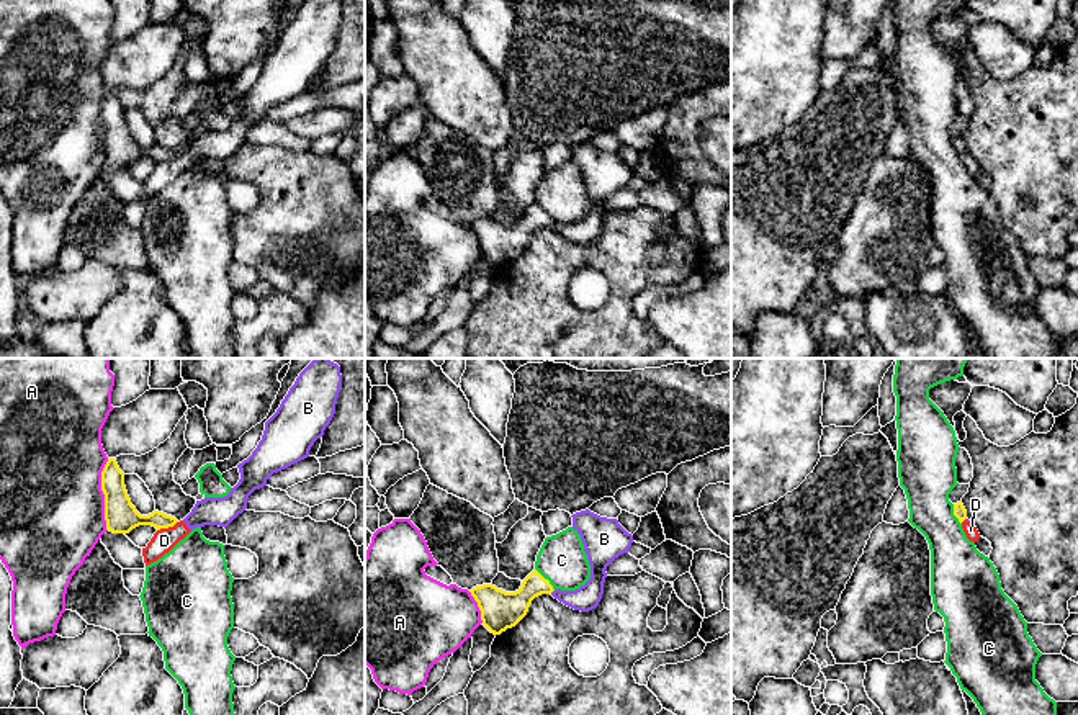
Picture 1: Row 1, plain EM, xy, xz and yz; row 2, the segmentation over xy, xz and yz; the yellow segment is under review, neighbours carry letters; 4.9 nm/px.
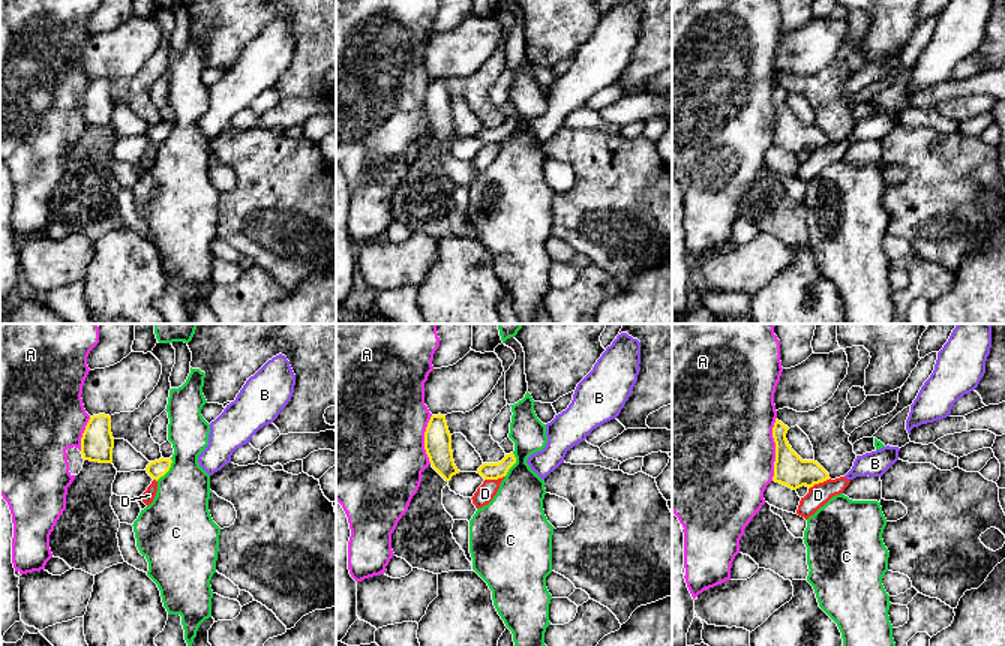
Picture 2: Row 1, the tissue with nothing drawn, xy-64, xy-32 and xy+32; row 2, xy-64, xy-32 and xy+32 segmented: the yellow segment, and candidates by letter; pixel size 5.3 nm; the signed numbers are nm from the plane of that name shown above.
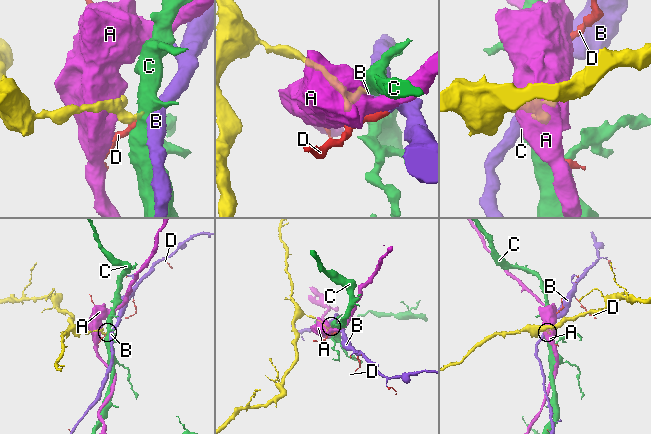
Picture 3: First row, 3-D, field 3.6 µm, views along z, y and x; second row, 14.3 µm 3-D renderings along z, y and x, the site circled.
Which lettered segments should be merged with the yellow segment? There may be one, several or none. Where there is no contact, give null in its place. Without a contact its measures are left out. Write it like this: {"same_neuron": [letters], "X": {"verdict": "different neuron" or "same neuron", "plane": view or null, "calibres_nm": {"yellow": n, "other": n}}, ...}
{"same_neuron": [], "A": {"verdict": "different neuron", "plane": "xy", "calibres_nm": {"yellow": 160, "other": 500}}, "B": {"verdict": "different neuron", "plane": "xz", "calibres_nm": {"yellow": 180, "other": 120}}, "C": {"verdict": "different neuron", "plane": "xz", "calibres_nm": {"yellow": 180, "other": 240}}, "D": {"verdict": "different neuron", "plane": "xy", "calibres_nm": {"yellow": 160, "other": 110}}}

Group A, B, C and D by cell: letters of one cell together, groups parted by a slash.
A / B D / C

